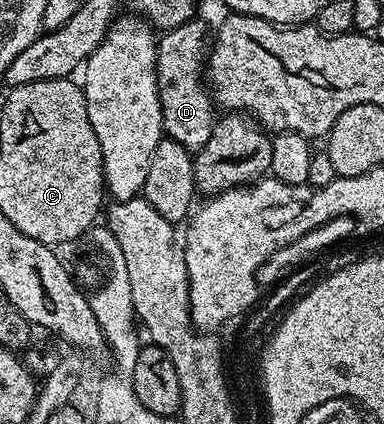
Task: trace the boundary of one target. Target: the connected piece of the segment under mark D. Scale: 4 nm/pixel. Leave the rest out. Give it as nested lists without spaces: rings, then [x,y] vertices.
[[[200,19],[183,23],[174,29],[166,29],[157,37],[157,98],[161,104],[161,124],[164,136],[171,141],[179,142],[184,149],[196,155],[211,139],[215,120],[215,106],[212,96],[203,80],[203,70],[207,65],[207,50],[211,45],[211,29]]]

